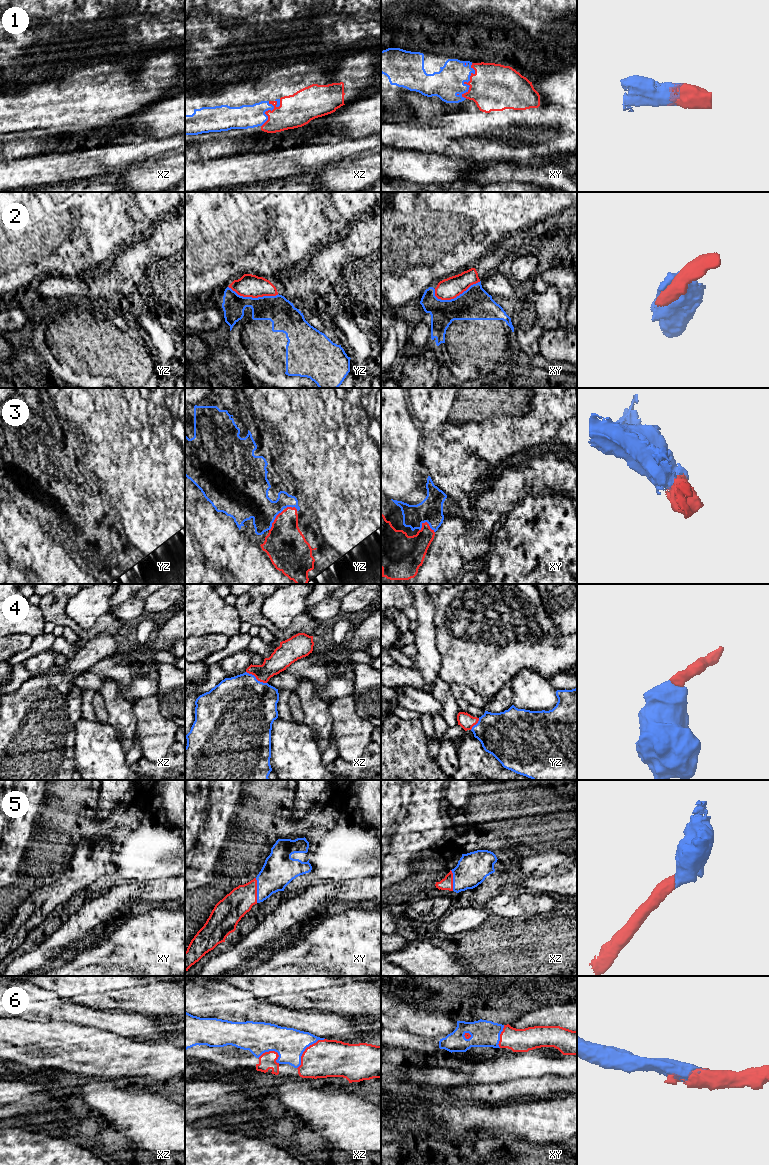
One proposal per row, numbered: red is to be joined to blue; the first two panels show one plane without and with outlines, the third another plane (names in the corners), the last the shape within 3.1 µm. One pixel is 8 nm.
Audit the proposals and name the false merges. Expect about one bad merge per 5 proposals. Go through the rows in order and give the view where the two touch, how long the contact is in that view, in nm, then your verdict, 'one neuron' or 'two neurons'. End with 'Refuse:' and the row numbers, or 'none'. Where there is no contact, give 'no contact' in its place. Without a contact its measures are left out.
1: contact in xy; length 300 nm; one neuron
2: contact in xy; length 400 nm; two neurons
3: contact in xy; length 130 nm; one neuron
4: contact in xz; length 190 nm; one neuron
5: contact in xy; length 200 nm; one neuron
6: contact in xz; length 340 nm; one neuron
Refuse: 2

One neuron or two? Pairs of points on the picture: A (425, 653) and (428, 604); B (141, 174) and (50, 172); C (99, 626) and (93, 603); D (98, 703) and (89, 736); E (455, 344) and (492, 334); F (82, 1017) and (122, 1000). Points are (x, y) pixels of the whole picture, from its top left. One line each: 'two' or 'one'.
A: one
B: two
C: two
D: two
E: one
F: two

